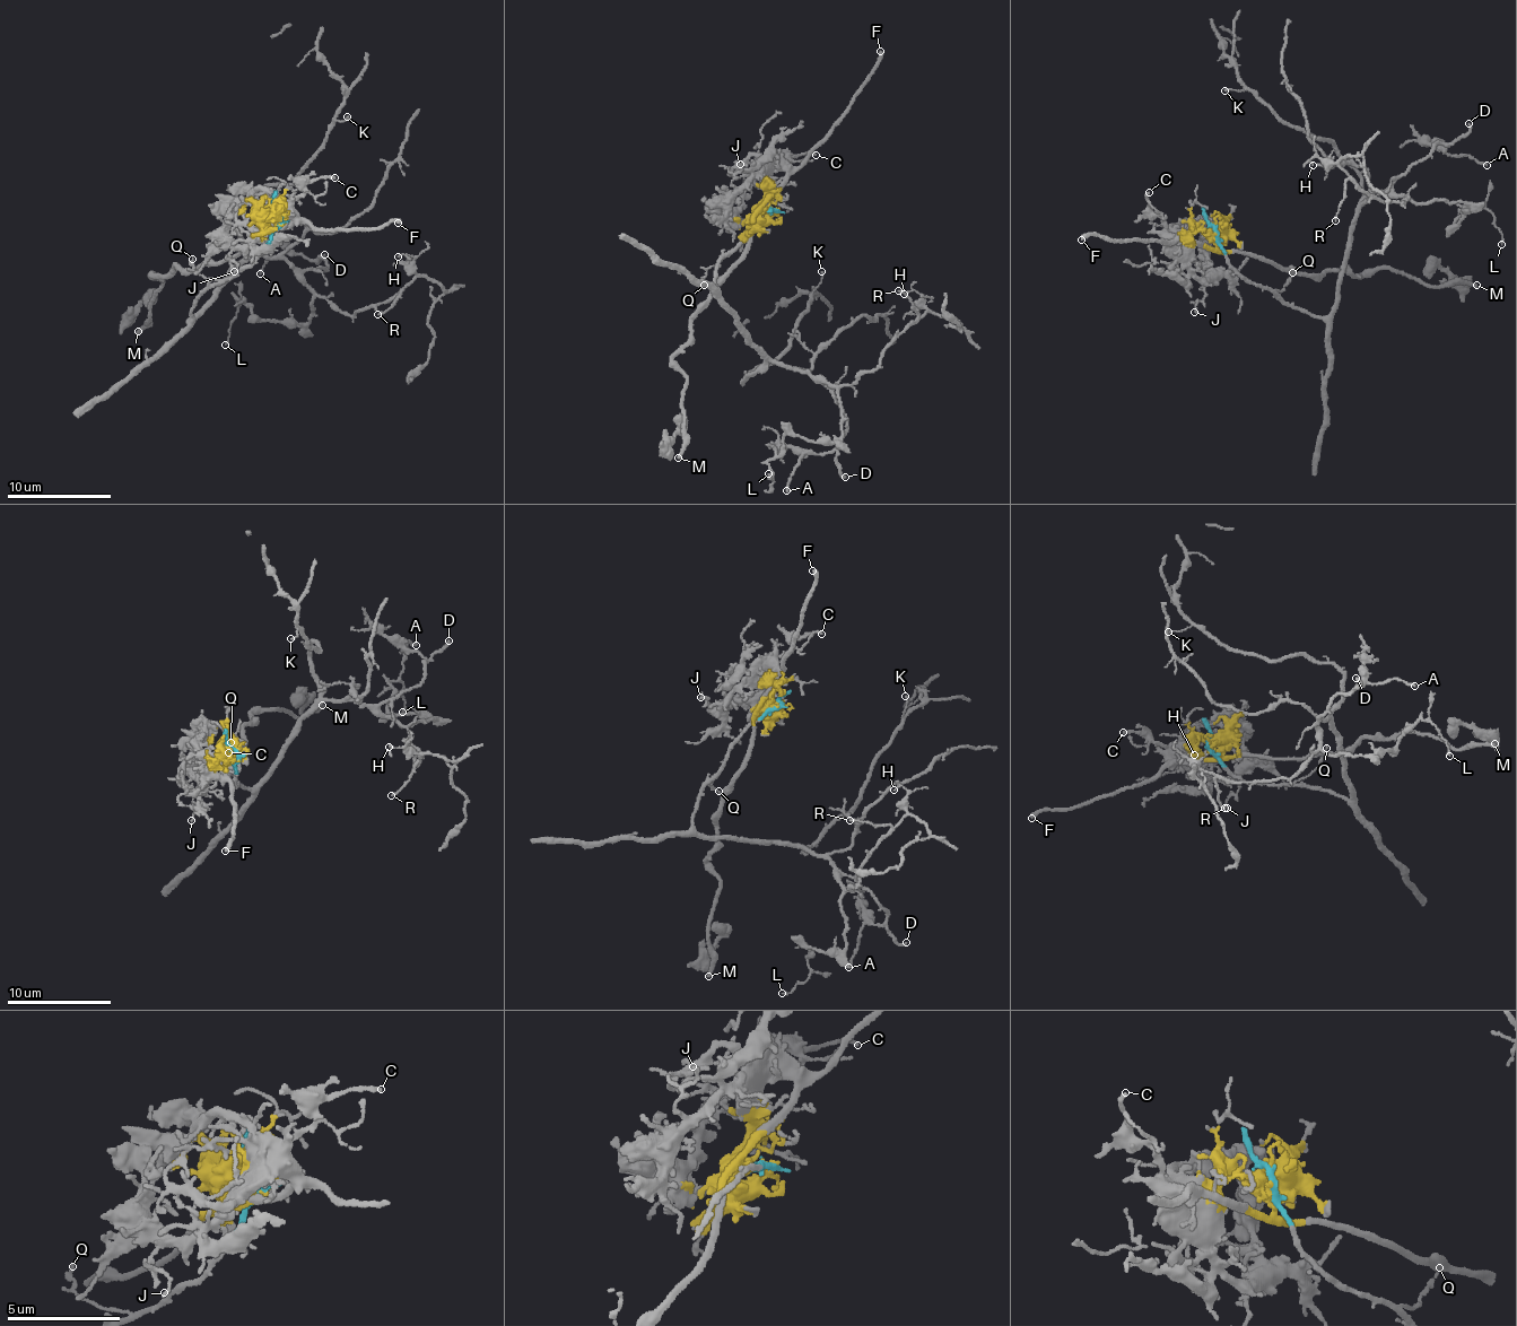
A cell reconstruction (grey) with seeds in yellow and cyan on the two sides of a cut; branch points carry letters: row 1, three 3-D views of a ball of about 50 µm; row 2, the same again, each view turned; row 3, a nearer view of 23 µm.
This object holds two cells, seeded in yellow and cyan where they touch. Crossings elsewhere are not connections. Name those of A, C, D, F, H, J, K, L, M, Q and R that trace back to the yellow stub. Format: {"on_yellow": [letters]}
{"on_yellow": ["C", "F", "J", "M"]}

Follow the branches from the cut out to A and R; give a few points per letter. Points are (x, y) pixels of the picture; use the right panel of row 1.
A: (1212, 227), (1238, 275), (1327, 317), (1360, 207), (1372, 191), (1392, 184), (1435, 145), (1487, 165)
R: (1212, 227), (1238, 275), (1327, 317), (1363, 204), (1372, 191), (1405, 194), (1380, 201), (1348, 181), (1335, 221)

